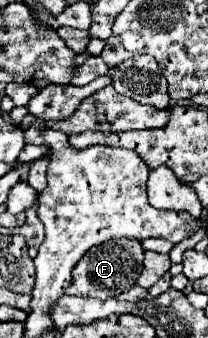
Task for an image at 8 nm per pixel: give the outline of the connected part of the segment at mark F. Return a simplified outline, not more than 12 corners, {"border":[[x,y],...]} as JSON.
{"border":[[134,239],[92,247],[66,295],[116,297],[136,283],[144,249]]}

